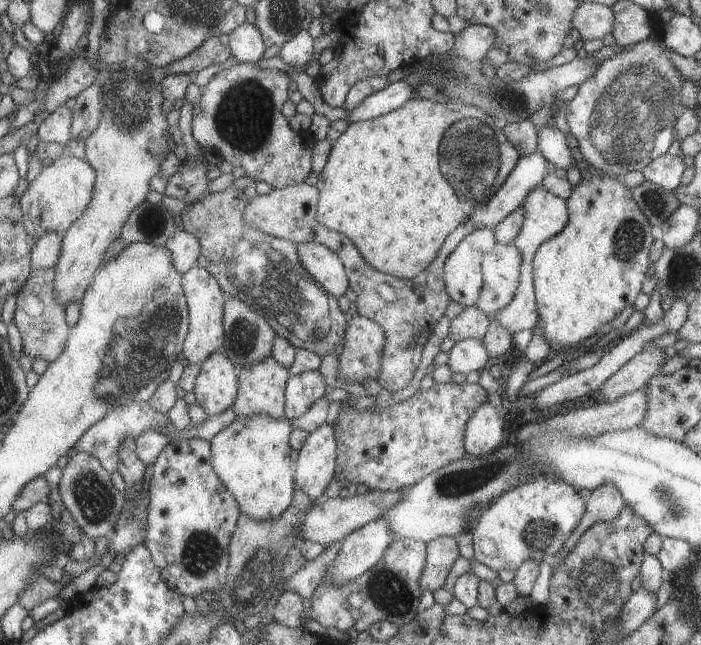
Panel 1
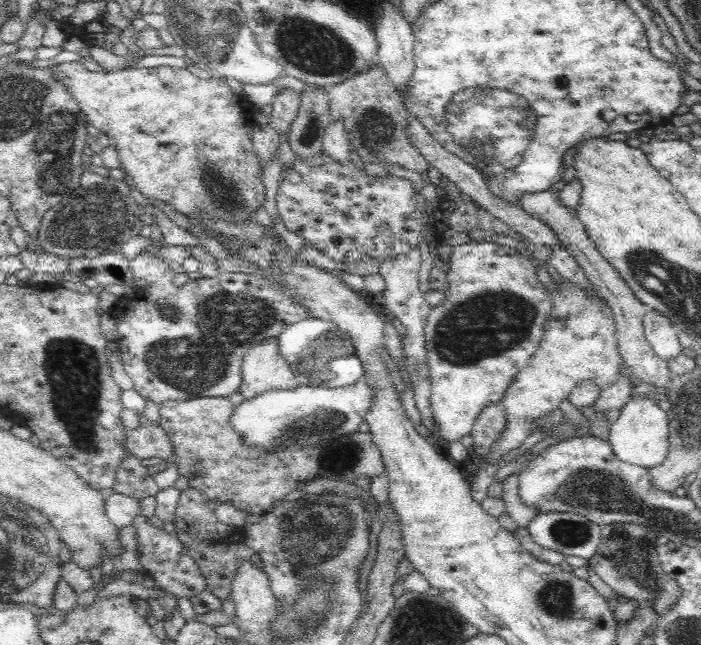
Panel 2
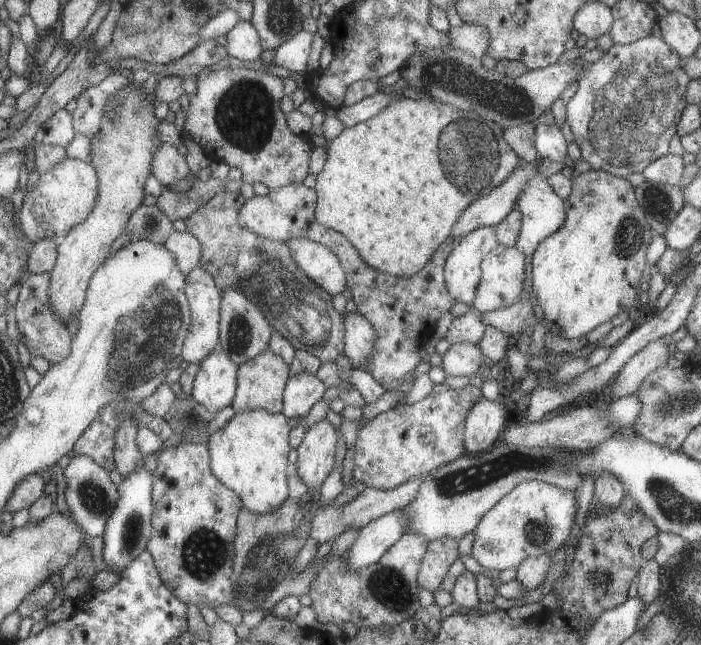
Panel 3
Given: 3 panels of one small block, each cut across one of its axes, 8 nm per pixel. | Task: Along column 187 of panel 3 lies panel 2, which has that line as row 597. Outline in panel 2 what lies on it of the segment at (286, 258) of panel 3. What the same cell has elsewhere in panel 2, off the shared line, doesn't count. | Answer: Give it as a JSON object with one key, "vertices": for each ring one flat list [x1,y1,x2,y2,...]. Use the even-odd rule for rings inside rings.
{"vertices":[[189,487,179,496,173,524,175,537,183,544,188,556,191,556,206,580,205,591,214,595,220,603,226,603,232,602,233,583,243,563,250,563,262,573,265,572,265,565,260,555,245,544,244,528,220,522,215,513,216,507,214,501,208,500,195,487]]}

